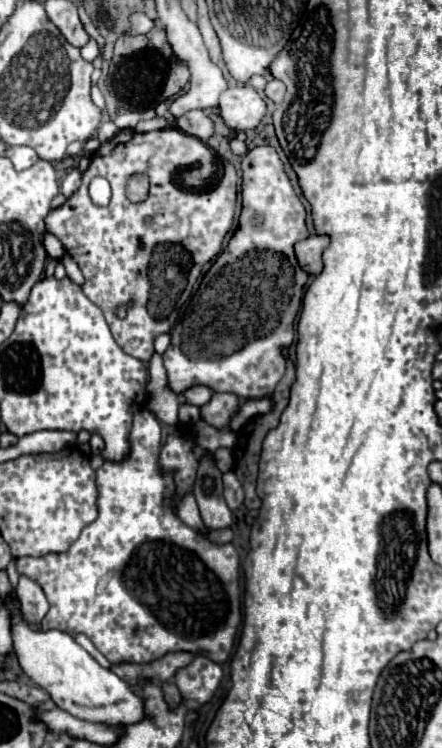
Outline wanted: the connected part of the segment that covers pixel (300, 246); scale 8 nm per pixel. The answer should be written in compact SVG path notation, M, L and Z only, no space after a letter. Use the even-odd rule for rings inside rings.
M310 235L294 245L298 265L302 265L308 275L318 275L322 271L322 251L328 247L328 243L330 239L326 235Z

